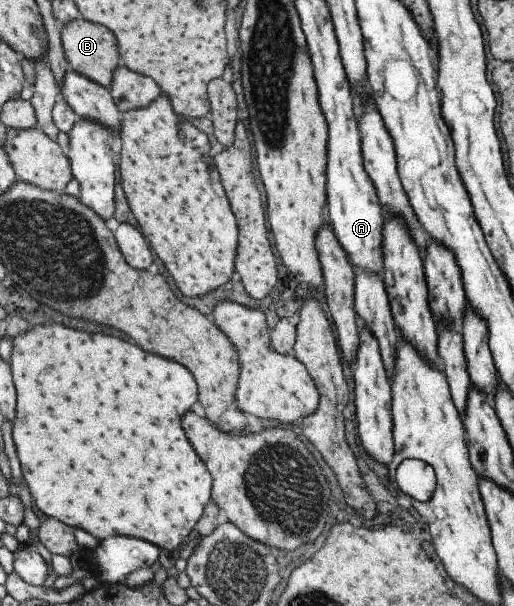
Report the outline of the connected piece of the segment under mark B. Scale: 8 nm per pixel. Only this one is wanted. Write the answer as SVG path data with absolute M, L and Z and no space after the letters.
M81 18L62 24L60 41L72 70L107 89L112 79L113 69L120 64L115 35L105 26Z

